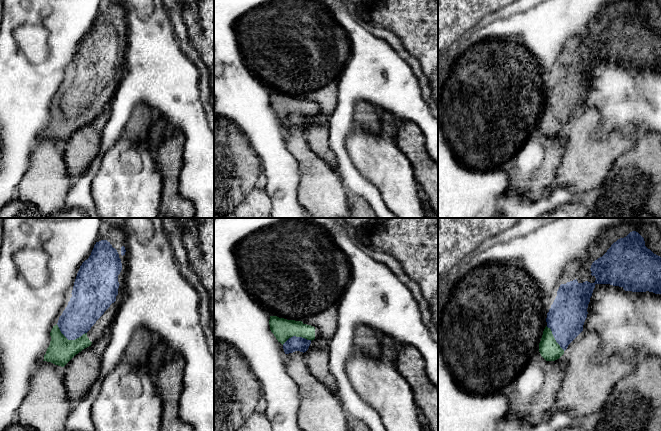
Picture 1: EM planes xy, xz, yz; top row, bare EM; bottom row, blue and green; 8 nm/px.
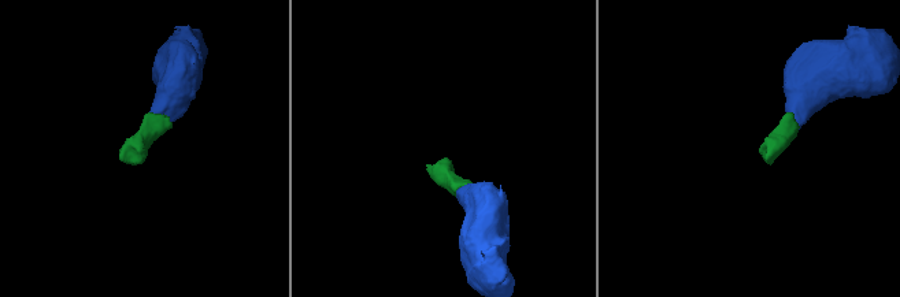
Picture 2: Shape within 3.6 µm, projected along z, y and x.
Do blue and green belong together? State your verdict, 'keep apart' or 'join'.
join

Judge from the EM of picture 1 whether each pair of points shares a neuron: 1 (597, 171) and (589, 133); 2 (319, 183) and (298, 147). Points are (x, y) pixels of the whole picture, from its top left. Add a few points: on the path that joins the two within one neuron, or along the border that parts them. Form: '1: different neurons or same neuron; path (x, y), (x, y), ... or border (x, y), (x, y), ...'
1: same neuron; path (589, 162), (589, 142)
2: same neuron; path (316, 174), (305, 156)

